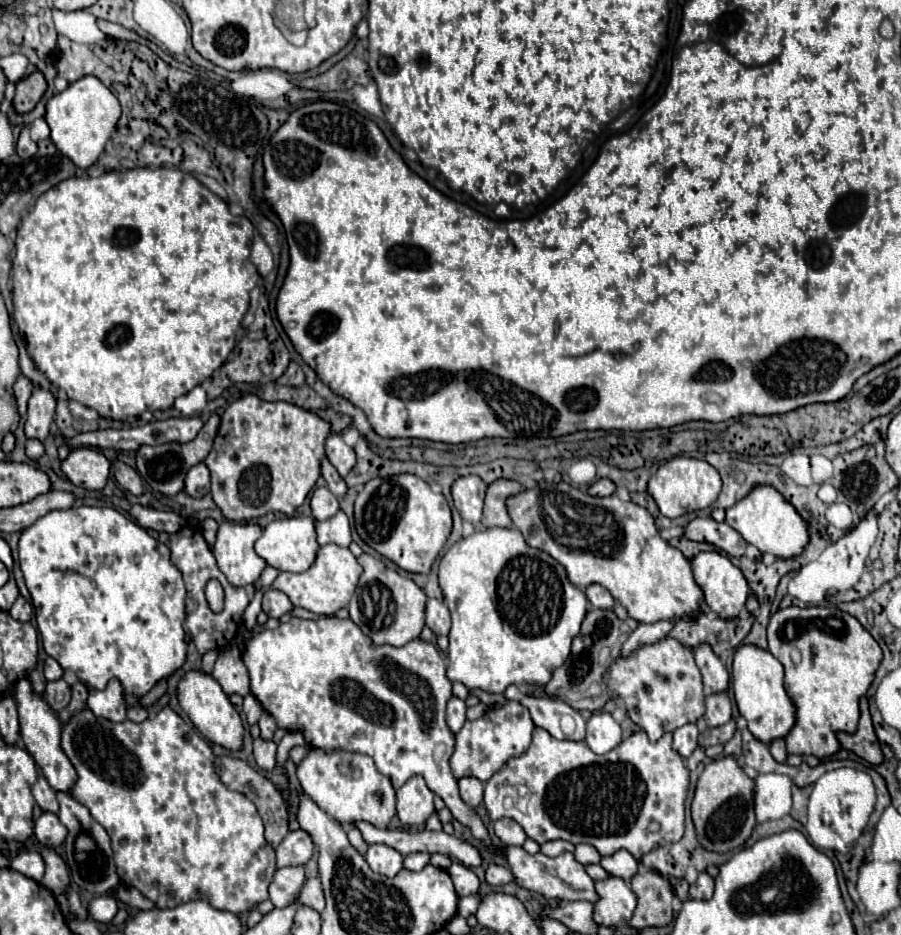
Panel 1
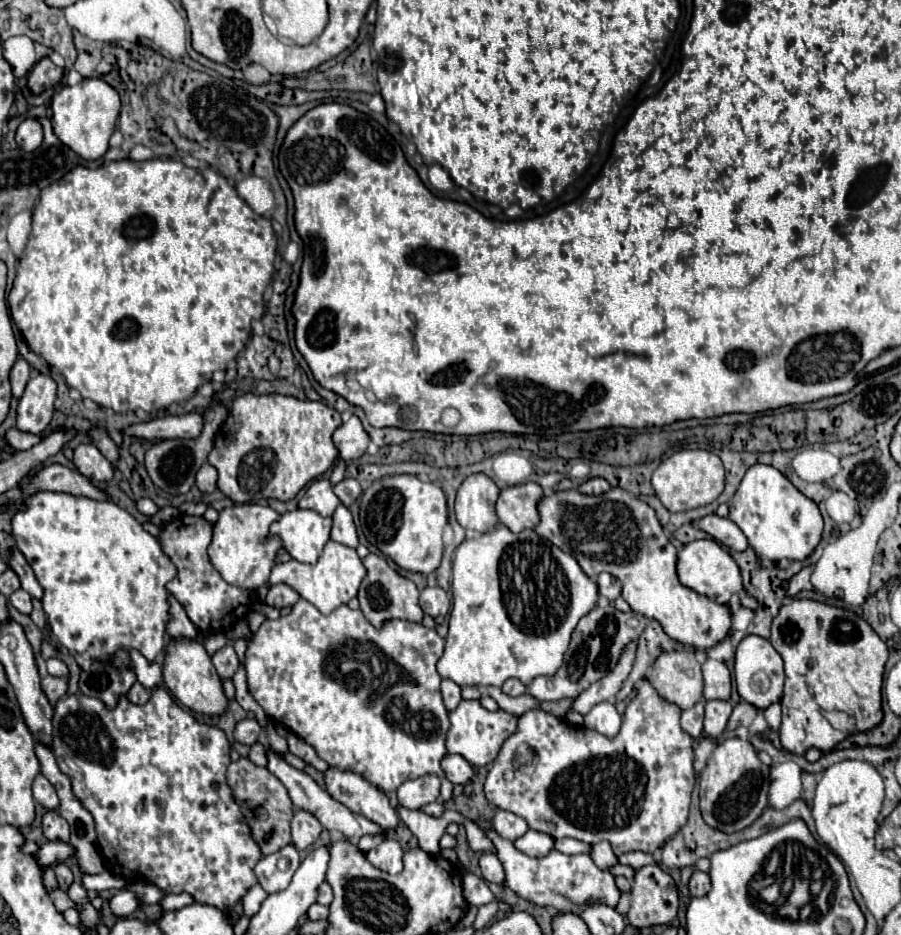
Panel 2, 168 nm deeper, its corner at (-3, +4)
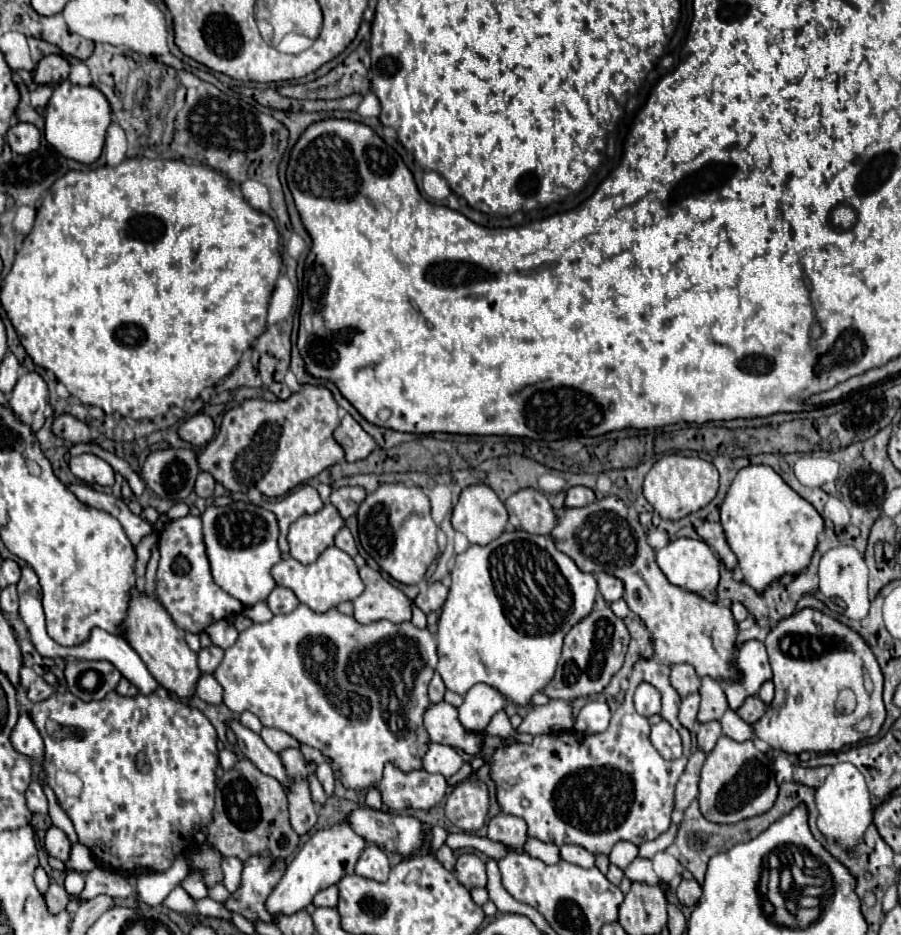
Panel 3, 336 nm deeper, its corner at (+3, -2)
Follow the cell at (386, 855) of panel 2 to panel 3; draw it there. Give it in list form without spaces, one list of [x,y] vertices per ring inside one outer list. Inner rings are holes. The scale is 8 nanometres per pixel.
[[[367,845],[355,865],[355,873],[367,879],[375,879],[375,881],[385,881],[389,877],[389,859],[385,855],[385,851],[377,845]]]

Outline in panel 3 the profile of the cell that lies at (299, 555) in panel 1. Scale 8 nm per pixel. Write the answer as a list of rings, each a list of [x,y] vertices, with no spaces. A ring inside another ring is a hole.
[[[331,503],[313,515],[299,517],[287,533],[291,557],[303,565],[313,563],[327,547],[333,545],[333,537],[341,525],[345,525],[345,521]]]

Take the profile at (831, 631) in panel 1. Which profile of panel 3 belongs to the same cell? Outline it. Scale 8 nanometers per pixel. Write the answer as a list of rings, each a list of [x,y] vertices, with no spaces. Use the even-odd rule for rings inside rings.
[[[807,607],[781,619],[769,631],[765,647],[773,669],[775,699],[753,727],[755,735],[769,743],[771,749],[789,755],[799,755],[801,751],[831,753],[839,751],[843,745],[875,737],[881,731],[885,721],[881,699],[883,673],[871,647],[857,631]],[[843,689],[855,693],[857,705],[851,713],[837,709],[837,697]],[[865,717],[871,717],[871,729],[865,735],[853,733],[851,725]]]

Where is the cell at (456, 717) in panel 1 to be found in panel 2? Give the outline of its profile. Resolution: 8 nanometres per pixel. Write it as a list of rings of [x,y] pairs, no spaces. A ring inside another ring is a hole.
[[[443,679],[441,681],[441,693],[443,693],[445,707],[449,711],[453,711],[461,701],[461,687],[457,683],[451,683],[451,679]]]

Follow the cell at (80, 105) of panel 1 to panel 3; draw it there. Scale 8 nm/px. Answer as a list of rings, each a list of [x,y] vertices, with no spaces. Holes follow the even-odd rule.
[[[63,81],[55,87],[49,105],[45,107],[45,139],[67,159],[79,163],[93,163],[99,159],[105,145],[105,131],[111,125],[111,107],[105,95],[93,87],[73,85]]]

